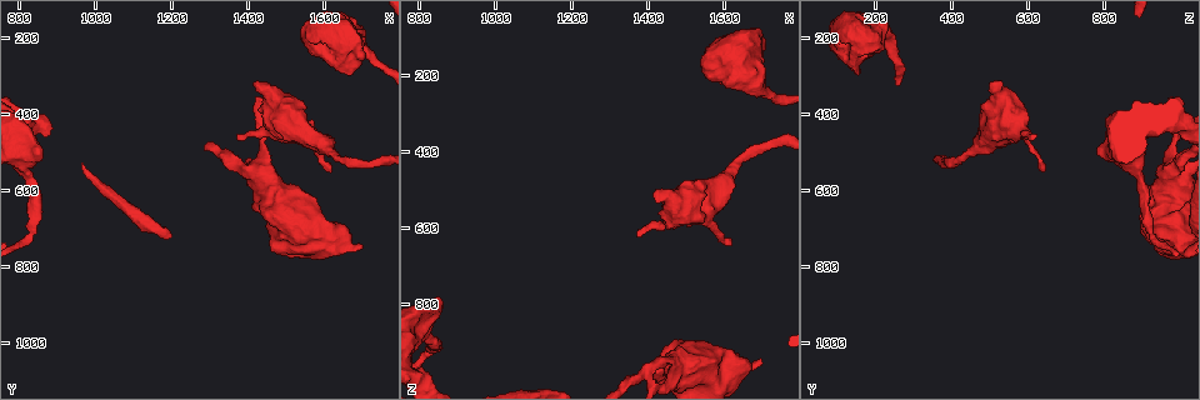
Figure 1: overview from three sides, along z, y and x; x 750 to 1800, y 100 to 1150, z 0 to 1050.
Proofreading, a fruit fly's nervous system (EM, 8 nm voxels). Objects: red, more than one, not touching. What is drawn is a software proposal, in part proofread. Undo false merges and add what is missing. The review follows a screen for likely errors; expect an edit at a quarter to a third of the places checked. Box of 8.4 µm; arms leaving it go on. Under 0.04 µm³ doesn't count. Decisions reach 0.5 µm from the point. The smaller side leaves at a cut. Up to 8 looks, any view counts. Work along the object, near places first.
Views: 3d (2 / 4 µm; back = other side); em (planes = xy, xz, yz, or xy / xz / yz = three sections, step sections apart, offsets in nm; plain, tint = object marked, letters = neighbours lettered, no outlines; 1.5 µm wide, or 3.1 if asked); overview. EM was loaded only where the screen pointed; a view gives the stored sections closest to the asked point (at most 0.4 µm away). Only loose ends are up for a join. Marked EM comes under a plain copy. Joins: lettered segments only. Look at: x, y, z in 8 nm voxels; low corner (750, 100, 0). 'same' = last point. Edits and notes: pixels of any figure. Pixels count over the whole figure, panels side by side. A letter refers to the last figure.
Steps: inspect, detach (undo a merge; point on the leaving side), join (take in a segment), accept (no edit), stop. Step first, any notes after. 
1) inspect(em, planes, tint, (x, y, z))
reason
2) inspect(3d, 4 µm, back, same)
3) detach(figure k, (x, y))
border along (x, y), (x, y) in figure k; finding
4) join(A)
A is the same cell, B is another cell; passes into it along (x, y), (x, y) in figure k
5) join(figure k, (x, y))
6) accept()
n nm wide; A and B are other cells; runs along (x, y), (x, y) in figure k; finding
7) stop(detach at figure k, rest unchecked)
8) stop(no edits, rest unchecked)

inspect(em, xy, step 8, tint, (1620, 555, 640))
tapers out

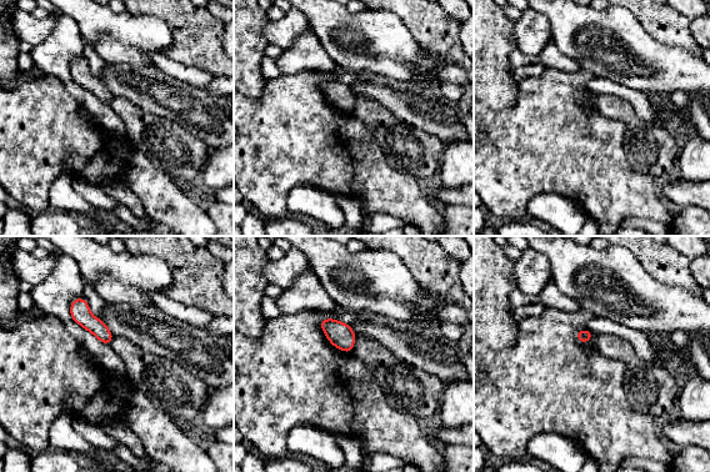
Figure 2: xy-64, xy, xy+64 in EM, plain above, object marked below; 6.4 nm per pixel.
inspect(em, planes, tint, same)
cut it another way

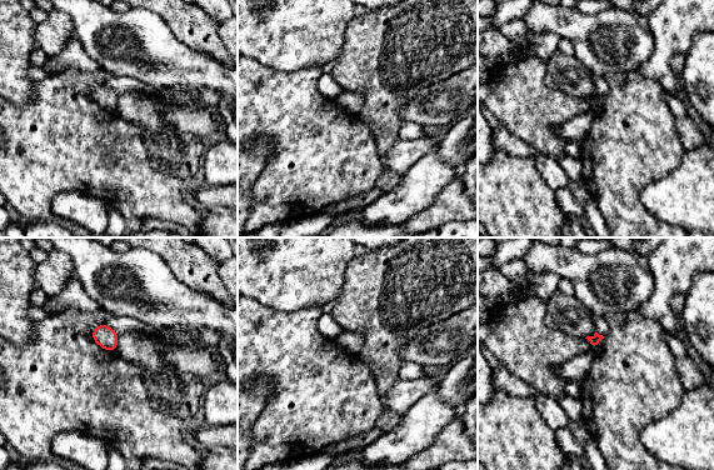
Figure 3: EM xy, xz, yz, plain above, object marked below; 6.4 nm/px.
inspect(em, planes, letters, same)
see the neighbours

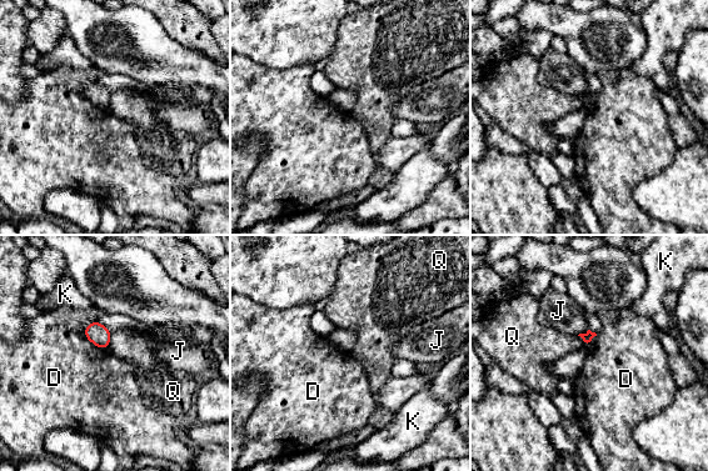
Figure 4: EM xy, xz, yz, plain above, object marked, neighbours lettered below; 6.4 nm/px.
accept()
D, J, K and Q are other cells; border along (86, 324), (84, 335), (108, 349) in figure 4; no lettered segment goes on from it

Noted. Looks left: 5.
inspect(em, planes, letters, (1430, 355, 975))
thin end

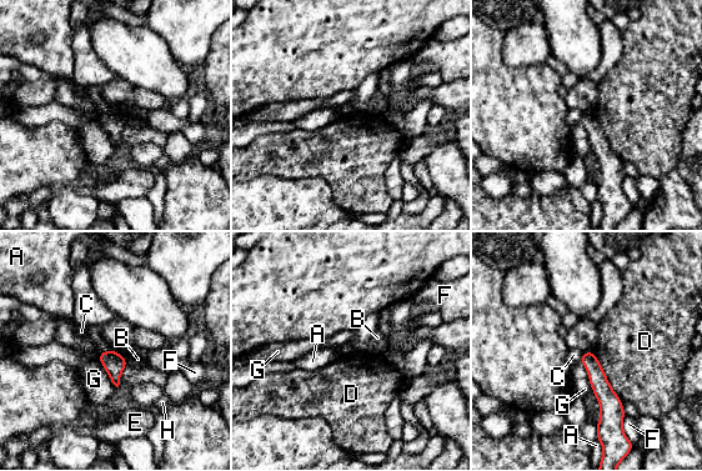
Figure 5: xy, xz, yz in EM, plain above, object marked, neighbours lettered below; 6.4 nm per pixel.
accept()
A, B, C, D, E, F, G and H are other cells; runs along (586, 355), (606, 396), (605, 425) in figure 5; none of them fits

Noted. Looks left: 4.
inspect(em, planes, letters, (1670, 295, 155))
free end

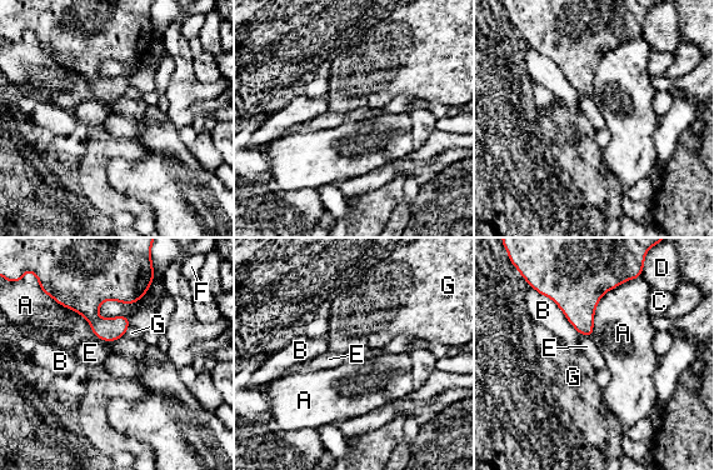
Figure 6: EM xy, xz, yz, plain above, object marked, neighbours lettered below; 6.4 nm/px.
accept()
B touches over 460 nm; A, B, C, D, E, F and G are other cells; border along (143, 295), (105, 300), (96, 315) in figure 6; no lettered segment goes on from it

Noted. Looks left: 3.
stop(no edits, rest unchecked)

